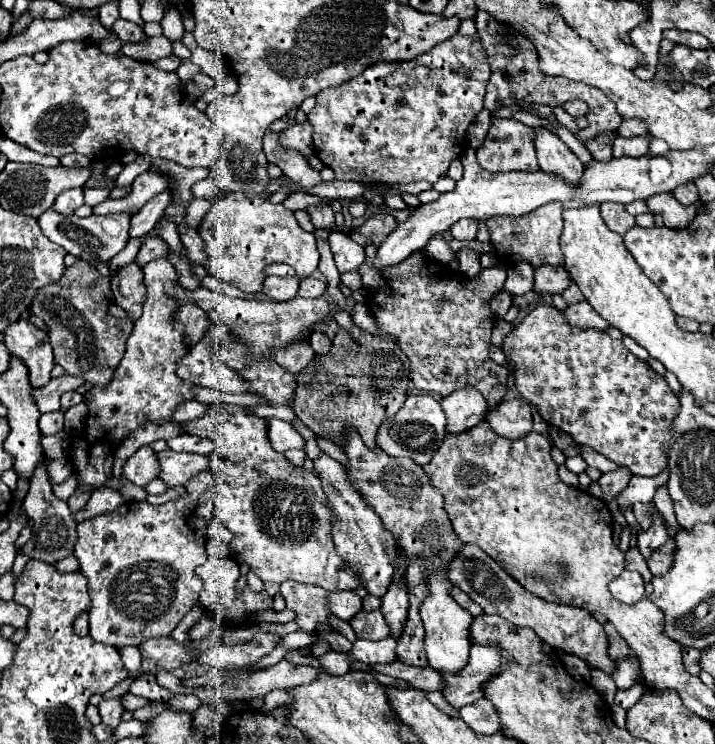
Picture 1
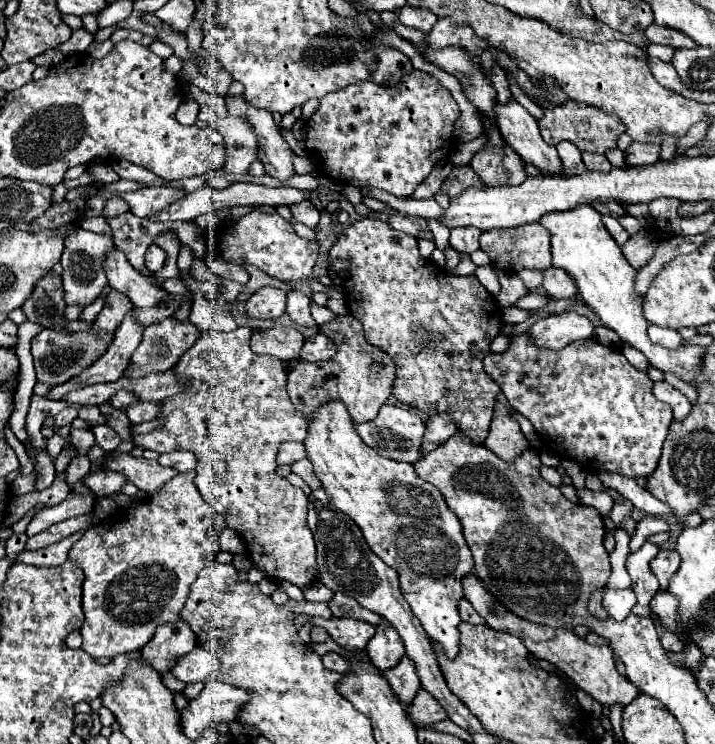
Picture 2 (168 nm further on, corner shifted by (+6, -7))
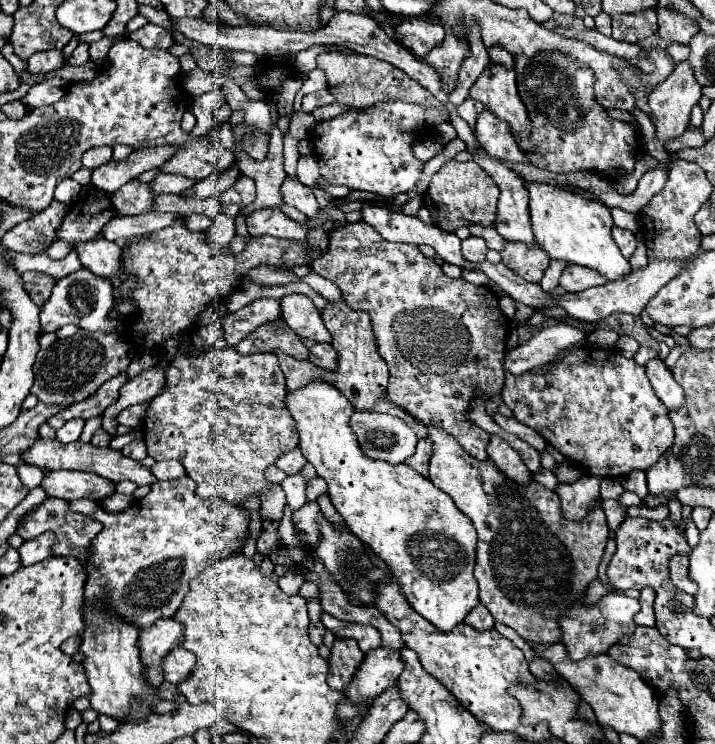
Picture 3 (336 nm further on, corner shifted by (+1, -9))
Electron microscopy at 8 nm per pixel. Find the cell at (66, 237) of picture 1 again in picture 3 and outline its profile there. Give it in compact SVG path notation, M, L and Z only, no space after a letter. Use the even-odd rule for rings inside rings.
M80 268L64 278L60 278L52 290L50 300L42 306L40 328L44 332L56 332L64 324L78 324L82 330L116 330L116 320L108 320L108 312L114 306L114 290L106 278L98 278L88 268Z

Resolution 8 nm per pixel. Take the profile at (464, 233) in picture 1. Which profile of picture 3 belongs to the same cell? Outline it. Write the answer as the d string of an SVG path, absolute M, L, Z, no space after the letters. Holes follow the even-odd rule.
M470 236L466 240L462 240L462 256L470 262L482 262L486 258L486 252L488 252L488 246L482 238L476 238L476 236Z

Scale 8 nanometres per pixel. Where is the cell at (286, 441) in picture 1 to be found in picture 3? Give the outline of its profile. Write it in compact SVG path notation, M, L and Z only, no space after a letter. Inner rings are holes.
M294 448L290 452L286 452L282 458L278 458L276 466L282 468L286 474L298 474L300 468L306 464L306 458L304 454L300 452L300 448Z

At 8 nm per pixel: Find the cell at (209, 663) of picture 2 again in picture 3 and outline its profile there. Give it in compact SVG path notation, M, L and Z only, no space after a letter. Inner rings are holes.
M178 648L170 652L170 656L166 656L166 664L162 668L164 668L164 680L172 684L180 684L188 680L188 676L192 676L196 668L196 656L186 648Z

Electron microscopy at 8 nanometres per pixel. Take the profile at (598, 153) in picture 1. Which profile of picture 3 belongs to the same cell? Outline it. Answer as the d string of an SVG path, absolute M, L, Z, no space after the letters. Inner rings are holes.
M492 46L492 48L488 48L488 54L492 62L505 65L507 69L514 69L514 58L507 50L500 49L499 46Z

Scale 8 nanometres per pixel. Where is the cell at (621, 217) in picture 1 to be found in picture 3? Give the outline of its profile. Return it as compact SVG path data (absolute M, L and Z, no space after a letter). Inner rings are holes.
M614 226L614 228L612 228L612 238L614 238L614 242L616 242L618 248L620 248L620 252L622 252L626 258L630 258L630 256L634 254L634 250L636 250L636 236L634 236L630 230L622 230L622 228Z

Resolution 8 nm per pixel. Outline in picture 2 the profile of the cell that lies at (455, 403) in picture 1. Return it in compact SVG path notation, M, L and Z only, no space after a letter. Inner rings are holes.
M435 414L425 422L425 438L423 438L423 456L443 444L447 438L457 434L457 426L447 414Z

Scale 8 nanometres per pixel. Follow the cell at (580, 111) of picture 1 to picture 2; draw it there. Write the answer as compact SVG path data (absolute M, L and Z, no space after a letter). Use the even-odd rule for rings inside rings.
M567 98L555 108L543 108L543 118L539 120L539 130L541 130L543 140L549 142L549 146L557 146L559 142L567 140L567 142L575 144L581 152L605 154L607 150L617 148L617 140L625 132L625 126L621 126L617 122L617 118L609 118L609 114L601 112L597 106L569 102L569 98Z

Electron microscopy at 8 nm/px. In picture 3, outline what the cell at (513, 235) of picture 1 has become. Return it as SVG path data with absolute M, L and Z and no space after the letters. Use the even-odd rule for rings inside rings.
M506 240L500 256L502 256L502 262L512 272L518 272L518 276L522 276L524 280L530 280L530 282L540 282L544 270L550 264L550 256L538 242L528 246L524 242Z

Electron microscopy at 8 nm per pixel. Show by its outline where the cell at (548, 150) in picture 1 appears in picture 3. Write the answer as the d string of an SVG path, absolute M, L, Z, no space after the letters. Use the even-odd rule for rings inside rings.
M490 64L486 66L486 70L480 74L480 78L476 80L476 84L470 88L470 96L478 102L482 102L496 118L504 120L514 138L518 140L520 148L524 148L526 152L536 152L534 148L534 142L530 140L530 130L532 130L532 122L530 122L530 116L526 112L526 106L522 104L520 96L518 96L518 88L516 88L516 74L512 70L506 70L502 64Z

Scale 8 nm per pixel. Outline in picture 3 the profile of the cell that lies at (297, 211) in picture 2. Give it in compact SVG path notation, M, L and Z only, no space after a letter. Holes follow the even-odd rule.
M286 178L282 188L280 188L282 196L284 196L284 202L288 206L294 206L298 208L302 214L306 214L308 218L316 218L318 212L320 212L320 206L316 202L316 196L312 194L312 188L300 184L298 180L294 178Z

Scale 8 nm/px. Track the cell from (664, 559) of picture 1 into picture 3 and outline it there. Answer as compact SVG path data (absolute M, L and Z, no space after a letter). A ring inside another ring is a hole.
M672 556L670 558L670 580L678 590L694 596L696 584L688 578L688 556Z

